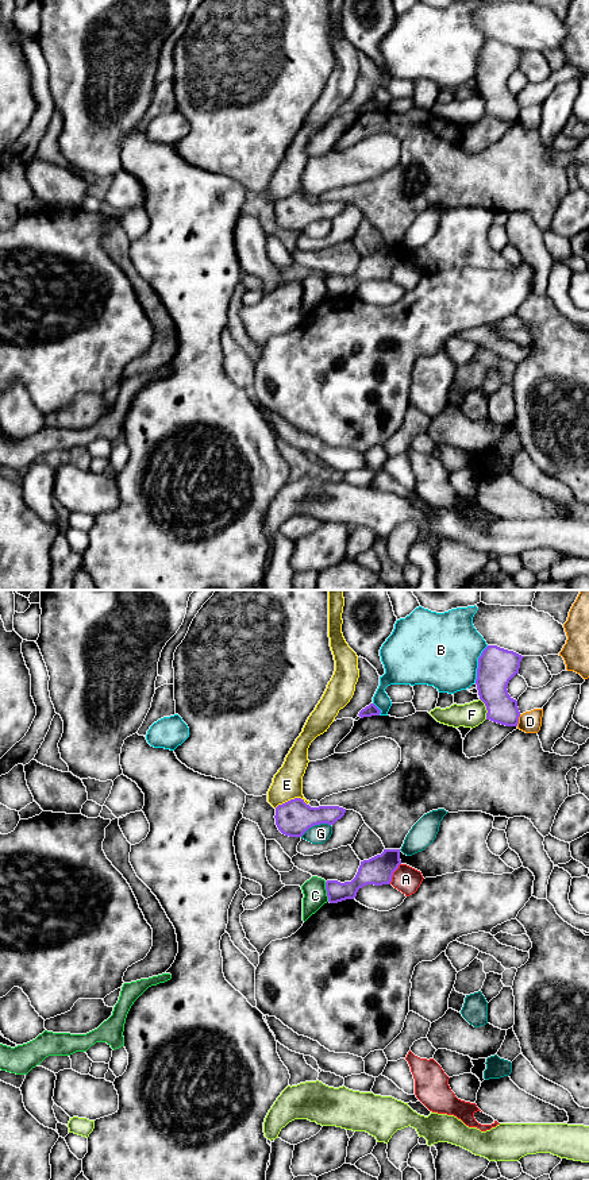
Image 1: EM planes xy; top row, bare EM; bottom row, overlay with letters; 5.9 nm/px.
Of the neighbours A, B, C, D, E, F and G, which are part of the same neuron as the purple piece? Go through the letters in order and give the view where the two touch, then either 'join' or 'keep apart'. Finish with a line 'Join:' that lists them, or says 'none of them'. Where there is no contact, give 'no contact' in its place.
A: meets purple in xy; keep apart
B: meets purple in xy; keep apart
C: meets purple in xy; keep apart
D: meets purple in xy; keep apart
E: meets purple in xy; keep apart
F: meets purple in xy; keep apart
G: meets purple in xy; keep apart
Join: none of them

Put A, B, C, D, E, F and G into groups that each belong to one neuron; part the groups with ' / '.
A / B / C / D / E / F / G

